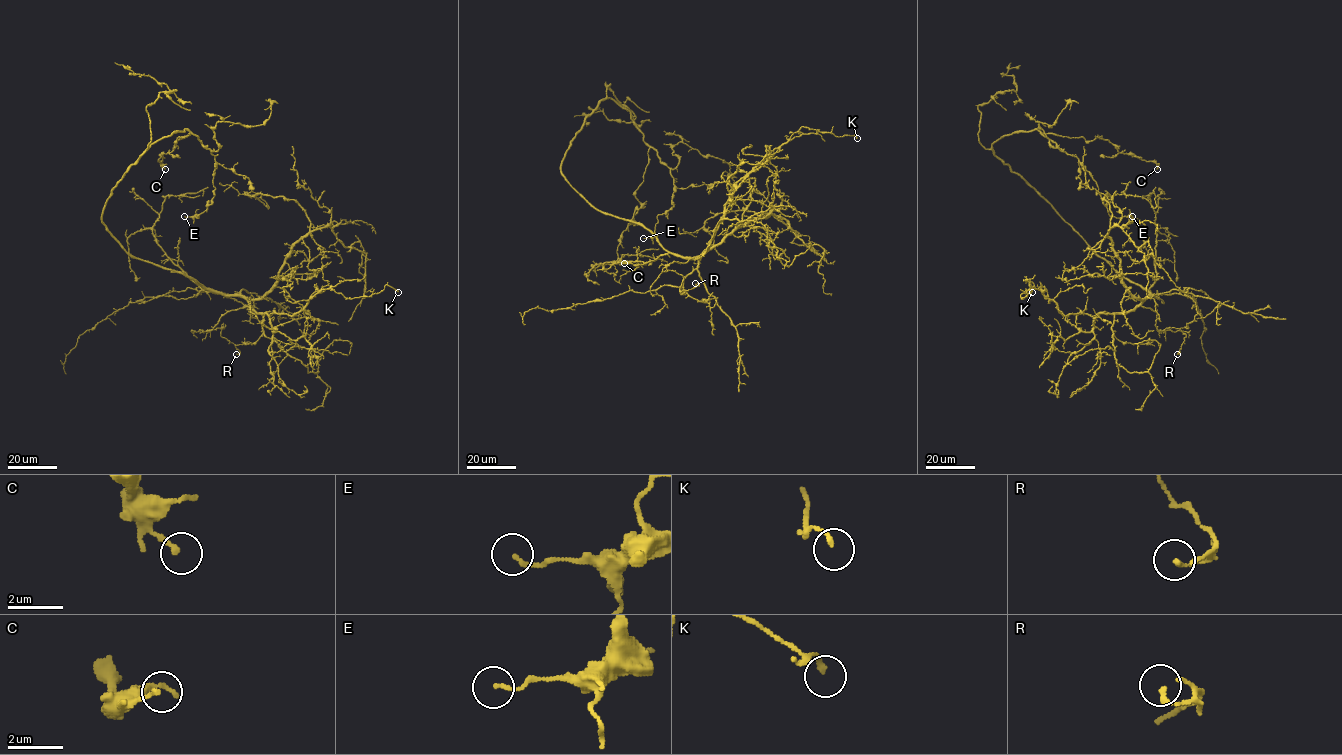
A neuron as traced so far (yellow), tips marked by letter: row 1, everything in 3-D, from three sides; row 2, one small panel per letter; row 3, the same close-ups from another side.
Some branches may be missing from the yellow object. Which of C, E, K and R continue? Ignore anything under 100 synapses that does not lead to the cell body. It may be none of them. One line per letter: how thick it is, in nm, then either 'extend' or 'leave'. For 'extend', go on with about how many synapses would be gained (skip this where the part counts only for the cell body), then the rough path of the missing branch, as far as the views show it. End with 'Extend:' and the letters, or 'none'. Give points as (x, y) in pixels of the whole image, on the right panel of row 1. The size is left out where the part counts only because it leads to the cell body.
C: 180 nm thick; leave
E: 140 nm thick; leave
K: 160 nm thick; leave
R: 180 nm thick; leave
Extend: none

